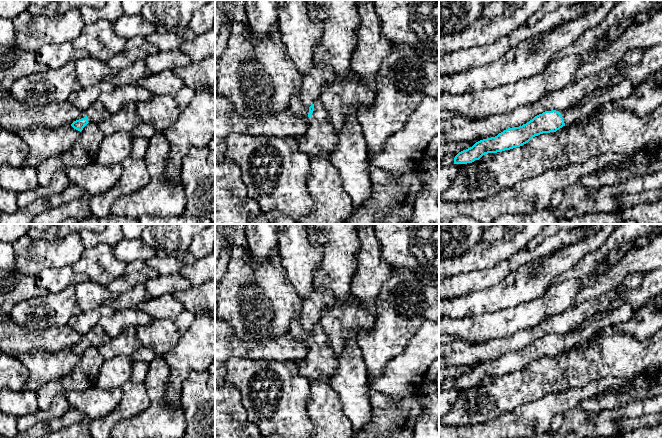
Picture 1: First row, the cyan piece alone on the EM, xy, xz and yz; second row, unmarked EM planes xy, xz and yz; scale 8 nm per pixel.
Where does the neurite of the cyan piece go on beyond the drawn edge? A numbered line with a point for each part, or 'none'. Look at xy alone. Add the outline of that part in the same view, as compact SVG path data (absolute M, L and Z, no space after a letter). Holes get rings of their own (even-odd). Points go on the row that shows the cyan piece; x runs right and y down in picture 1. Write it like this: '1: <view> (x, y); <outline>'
1: xy (96, 112); M95 101L87 109L82 111L82 115L79 119L84 117L88 118L89 123L100 123L103 120L109 119L111 113L103 106L100 101Z

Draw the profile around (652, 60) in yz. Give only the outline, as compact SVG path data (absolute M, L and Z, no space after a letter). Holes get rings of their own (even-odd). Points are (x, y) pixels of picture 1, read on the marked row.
M663 44L645 49L642 59L639 64L634 66L623 66L611 81L602 88L597 88L594 92L587 94L580 99L576 104L583 104L592 96L598 96L605 88L622 82L624 79L629 79L632 84L637 86L645 80L650 74L657 73L663 70Z

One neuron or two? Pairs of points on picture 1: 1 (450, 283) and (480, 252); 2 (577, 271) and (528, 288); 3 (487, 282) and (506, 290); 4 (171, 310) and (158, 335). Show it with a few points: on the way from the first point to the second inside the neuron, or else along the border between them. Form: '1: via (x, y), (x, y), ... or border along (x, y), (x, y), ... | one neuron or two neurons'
1: border along (481, 269), (449, 277) | two neurons
2: border along (573, 267), (558, 275), (550, 286) | two neurons
3: border along (514, 270), (495, 285), (473, 291) | two neurons
4: border along (184, 308), (174, 316), (154, 319) | two neurons

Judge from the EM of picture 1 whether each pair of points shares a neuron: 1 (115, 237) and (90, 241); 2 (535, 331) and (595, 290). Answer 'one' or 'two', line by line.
1: one
2: two

